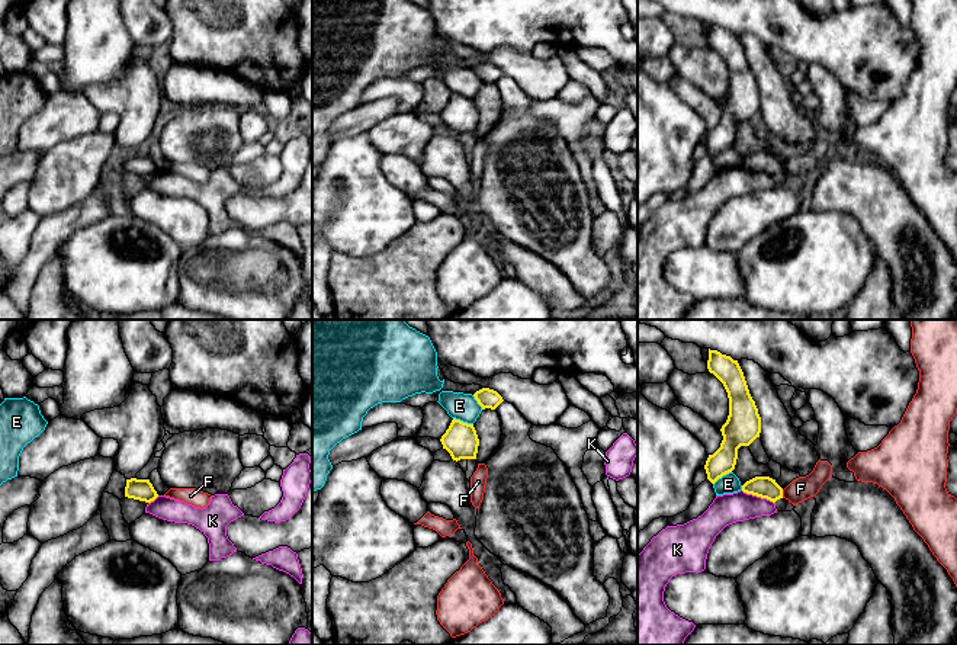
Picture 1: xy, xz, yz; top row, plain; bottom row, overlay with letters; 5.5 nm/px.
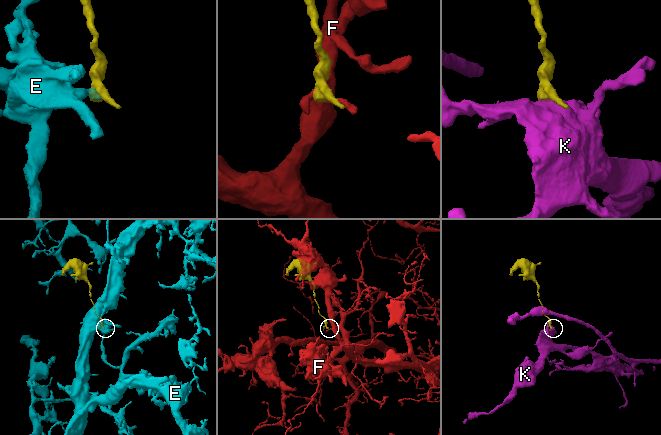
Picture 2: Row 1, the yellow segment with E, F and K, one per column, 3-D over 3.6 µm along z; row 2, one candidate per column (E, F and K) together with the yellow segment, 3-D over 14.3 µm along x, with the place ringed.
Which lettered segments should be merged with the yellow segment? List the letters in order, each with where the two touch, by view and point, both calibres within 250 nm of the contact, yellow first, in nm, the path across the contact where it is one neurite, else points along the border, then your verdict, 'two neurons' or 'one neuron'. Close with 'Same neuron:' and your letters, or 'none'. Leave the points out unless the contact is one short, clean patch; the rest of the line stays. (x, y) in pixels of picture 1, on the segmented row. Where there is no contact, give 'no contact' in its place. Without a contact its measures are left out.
E: meets yellow in xz at (462, 422); 190 nm thick on the yellow side, 150 nm on the other; border along xz (453, 417), (472, 424); two neurons
F: meets yellow in yz at (782, 494); 120 nm thick on the yellow side, 130 nm on the other; border along yz (782, 490), (783, 497); two neurons
K: meets yellow in yz at (758, 496); 120 nm thick on the yellow side, 170 nm on the other; two neurons
Same neuron: none

